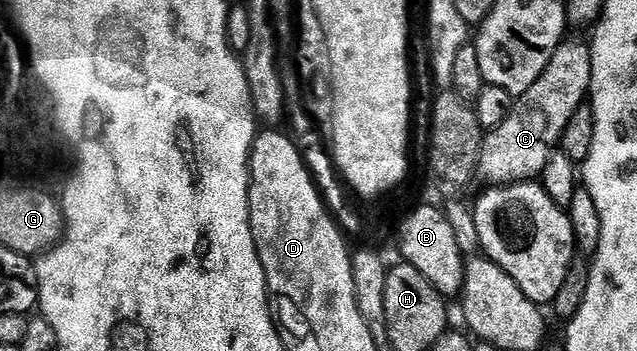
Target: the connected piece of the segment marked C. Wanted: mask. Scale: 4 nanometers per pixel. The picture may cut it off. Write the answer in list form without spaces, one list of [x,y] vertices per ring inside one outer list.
[[[565,40],[553,52],[553,60],[537,76],[537,80],[529,89],[514,99],[514,106],[508,112],[506,120],[495,129],[488,129],[483,139],[481,156],[479,157],[480,175],[484,174],[491,184],[510,184],[513,182],[529,182],[538,179],[552,150],[560,145],[563,129],[569,124],[573,114],[580,105],[586,103],[591,89],[591,48],[586,41],[571,42]]]

